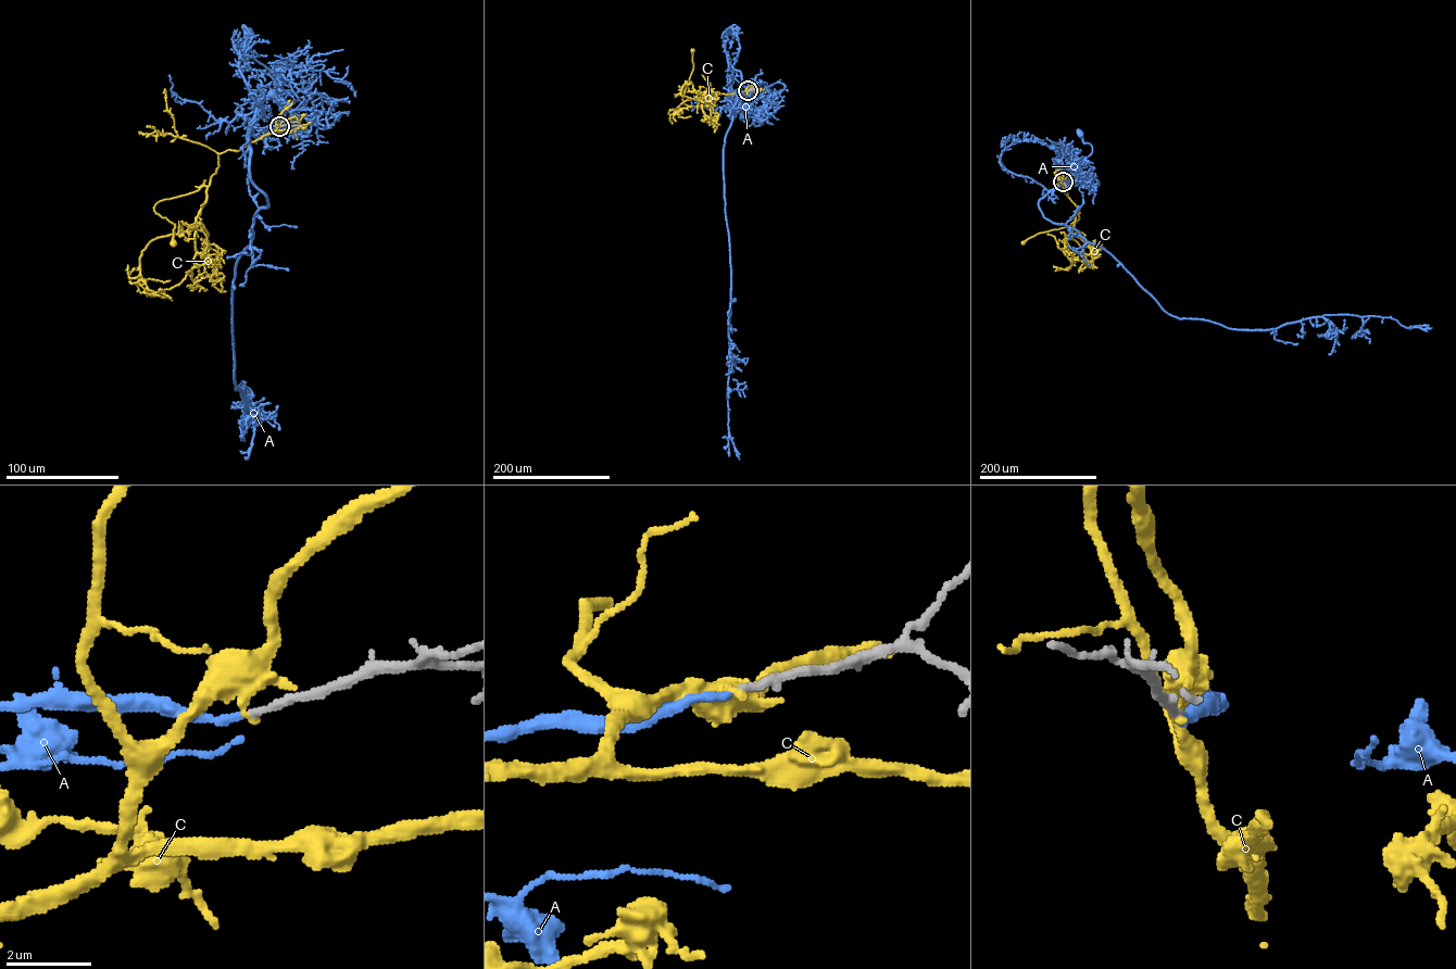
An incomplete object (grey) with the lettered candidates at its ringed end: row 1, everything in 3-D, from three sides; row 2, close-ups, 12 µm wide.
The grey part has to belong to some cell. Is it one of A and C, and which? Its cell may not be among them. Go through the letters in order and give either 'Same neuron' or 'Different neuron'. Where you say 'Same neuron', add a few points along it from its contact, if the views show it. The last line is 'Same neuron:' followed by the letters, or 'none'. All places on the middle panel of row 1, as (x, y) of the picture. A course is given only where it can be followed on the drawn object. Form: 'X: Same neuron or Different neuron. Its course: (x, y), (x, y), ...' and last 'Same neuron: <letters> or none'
A: Same neuron. Its course: (748, 90), (733, 90), (738, 112), (731, 120), (731, 108)
C: Different neuron
Same neuron: A

